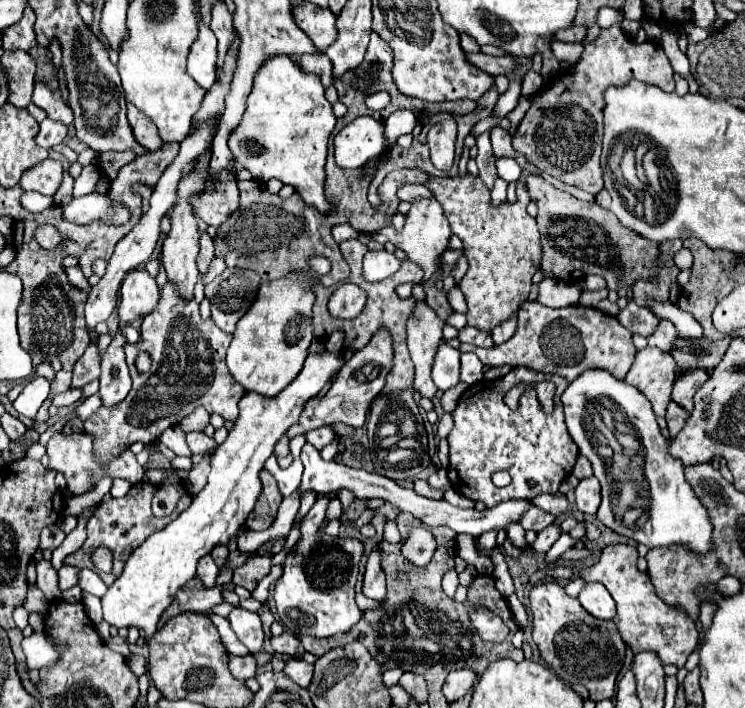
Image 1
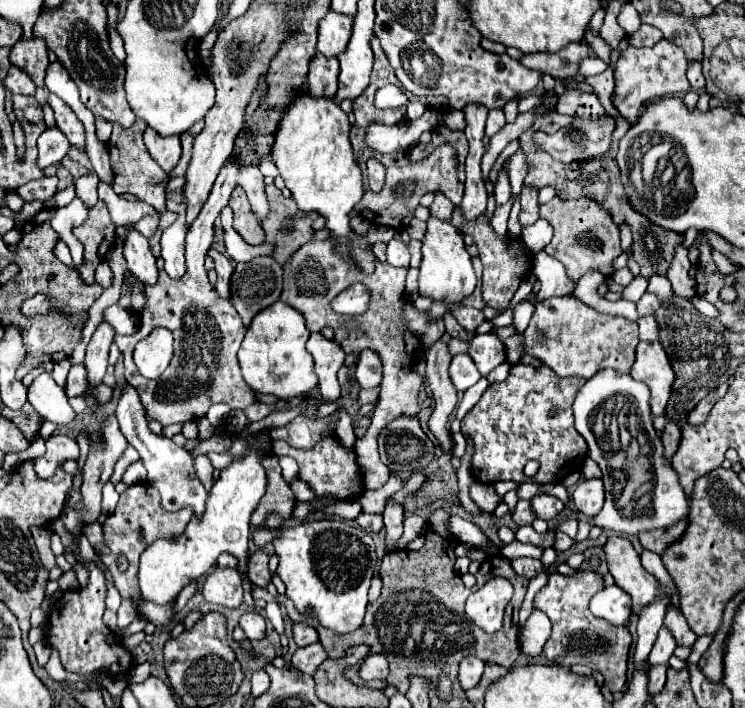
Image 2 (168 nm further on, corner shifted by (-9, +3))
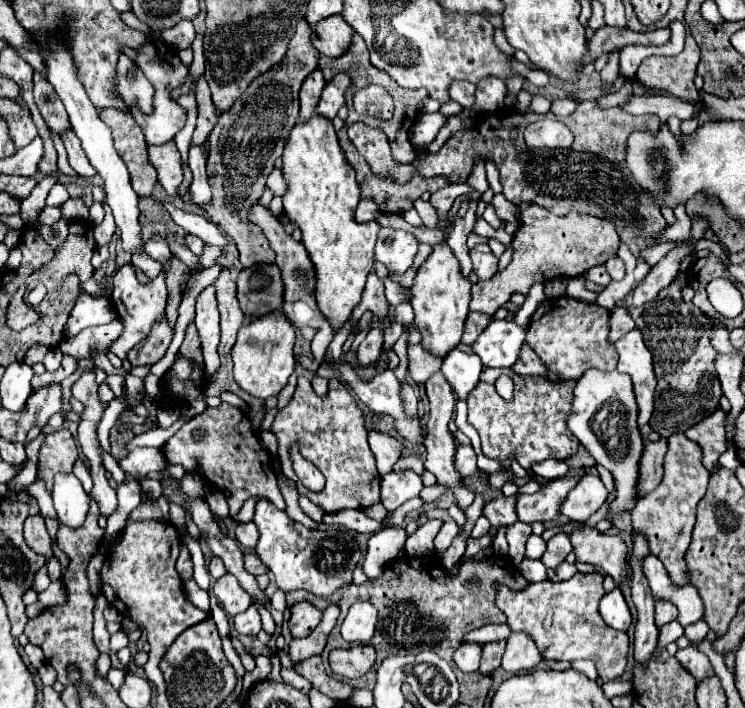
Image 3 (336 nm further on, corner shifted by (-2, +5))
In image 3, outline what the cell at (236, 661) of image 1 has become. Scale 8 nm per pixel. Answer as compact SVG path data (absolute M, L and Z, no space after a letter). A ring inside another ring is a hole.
M226 573L222 579L218 579L214 583L212 591L218 597L218 603L222 605L222 609L232 617L246 611L252 605L250 595L246 595L246 591L240 587L238 579L234 579L234 575L230 575L230 573Z

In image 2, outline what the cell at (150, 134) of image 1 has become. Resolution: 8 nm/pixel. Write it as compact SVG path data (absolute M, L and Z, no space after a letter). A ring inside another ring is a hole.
M145 129L145 145L149 149L149 155L159 163L163 171L171 171L181 155L179 137L161 137L159 133L153 133L153 129Z

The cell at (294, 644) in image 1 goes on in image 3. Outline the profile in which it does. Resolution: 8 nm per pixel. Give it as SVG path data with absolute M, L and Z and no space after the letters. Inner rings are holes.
M300 601L292 607L292 617L288 621L292 637L306 637L320 623L322 611L316 609L310 601Z

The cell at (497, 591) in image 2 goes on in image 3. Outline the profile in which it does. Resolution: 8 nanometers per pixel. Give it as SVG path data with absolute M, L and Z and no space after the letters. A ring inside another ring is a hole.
M576 573L568 581L540 581L528 585L522 591L512 591L508 587L498 587L496 605L506 615L506 623L512 631L522 631L530 635L544 659L556 661L594 661L602 681L618 679L624 673L628 657L628 635L606 627L598 613L598 599L604 595L600 573Z

